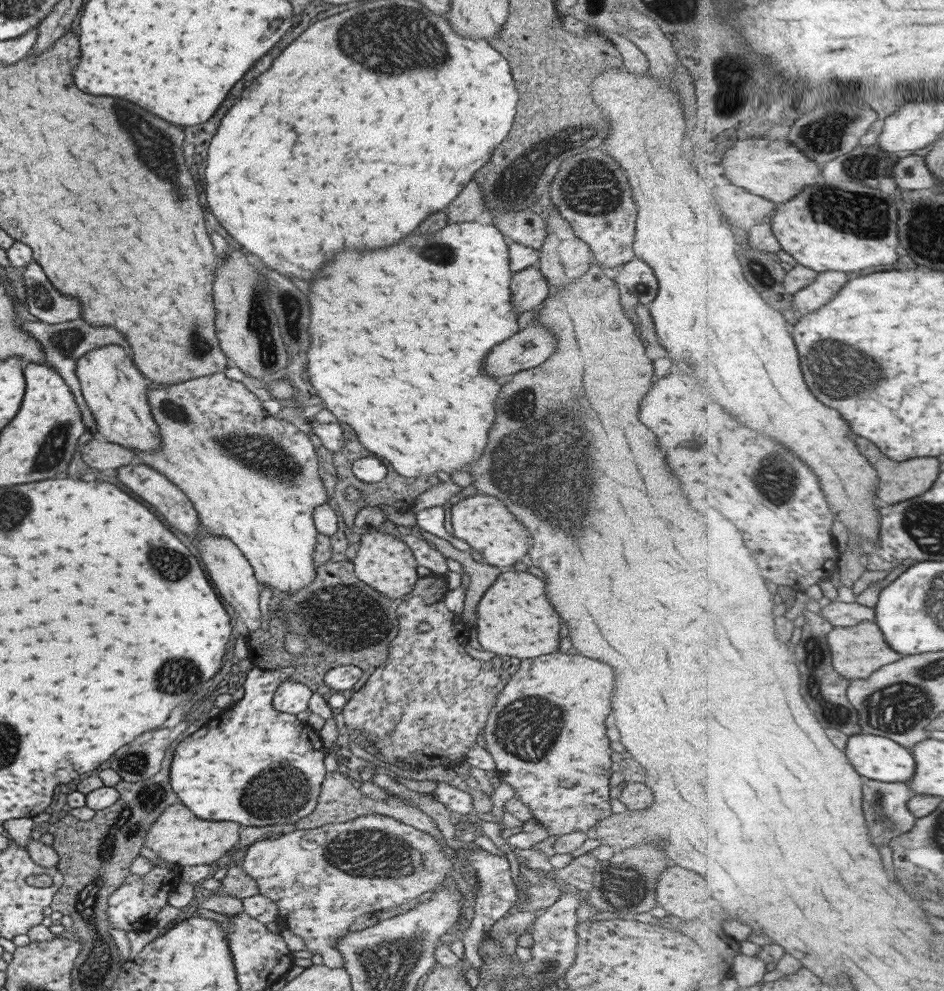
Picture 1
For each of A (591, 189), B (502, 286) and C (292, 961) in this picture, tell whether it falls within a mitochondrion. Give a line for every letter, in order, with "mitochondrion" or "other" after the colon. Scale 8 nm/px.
A: mitochondrion
B: other
C: other

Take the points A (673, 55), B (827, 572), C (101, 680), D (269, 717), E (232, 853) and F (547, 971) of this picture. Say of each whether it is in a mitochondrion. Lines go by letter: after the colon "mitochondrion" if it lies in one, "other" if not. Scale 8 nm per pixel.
A: other
B: other
C: other
D: other
E: other
F: mitochondrion

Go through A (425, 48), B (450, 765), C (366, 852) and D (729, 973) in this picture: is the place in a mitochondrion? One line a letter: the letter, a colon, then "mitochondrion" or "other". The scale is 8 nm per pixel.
A: mitochondrion
B: other
C: mitochondrion
D: other

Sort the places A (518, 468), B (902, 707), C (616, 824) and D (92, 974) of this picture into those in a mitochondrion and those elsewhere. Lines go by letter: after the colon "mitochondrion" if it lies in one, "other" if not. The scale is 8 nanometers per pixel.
A: mitochondrion
B: mitochondrion
C: other
D: mitochondrion

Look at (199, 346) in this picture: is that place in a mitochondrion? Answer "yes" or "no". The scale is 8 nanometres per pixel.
yes

